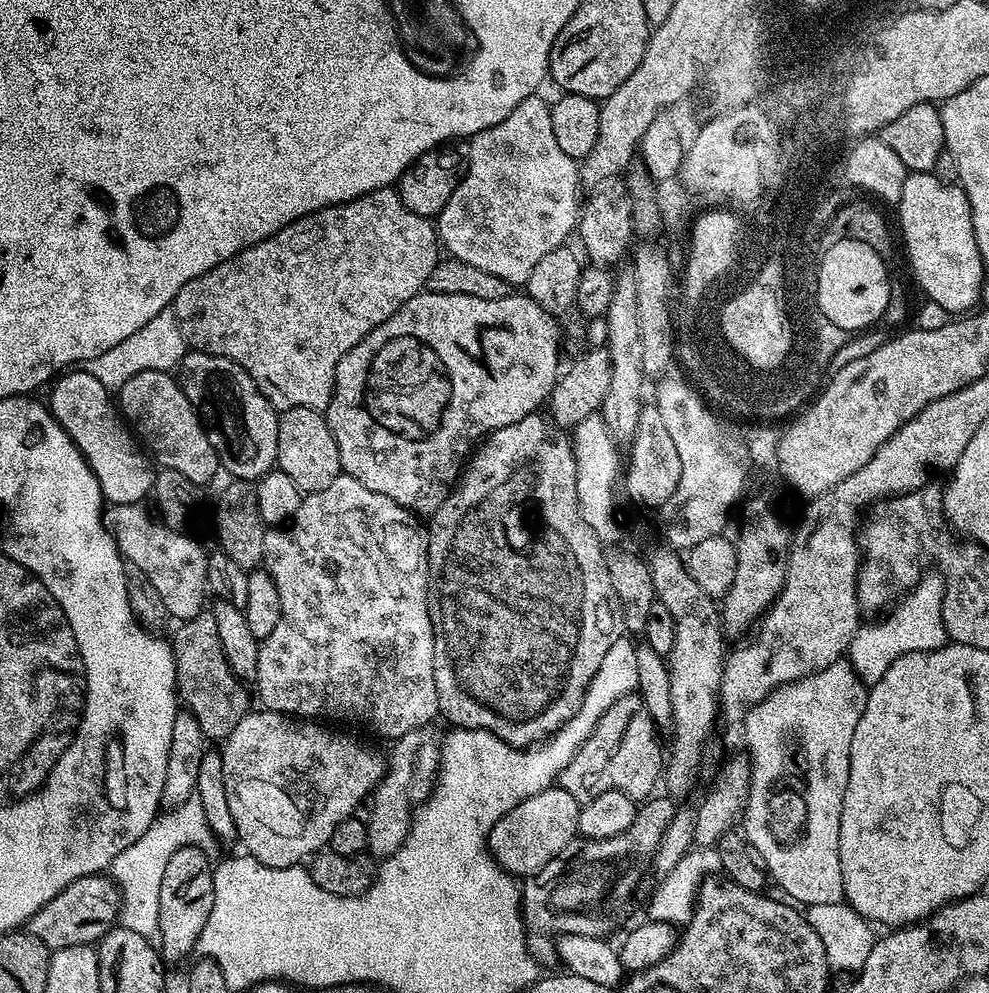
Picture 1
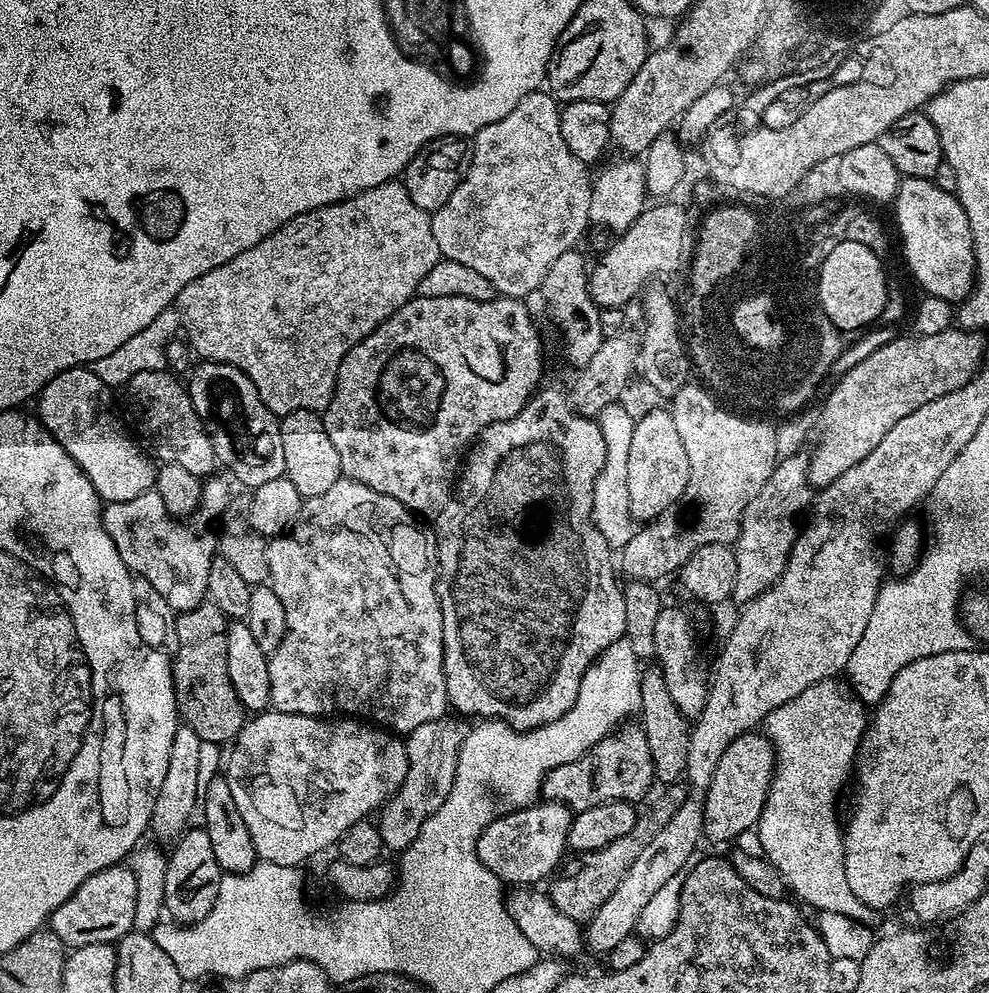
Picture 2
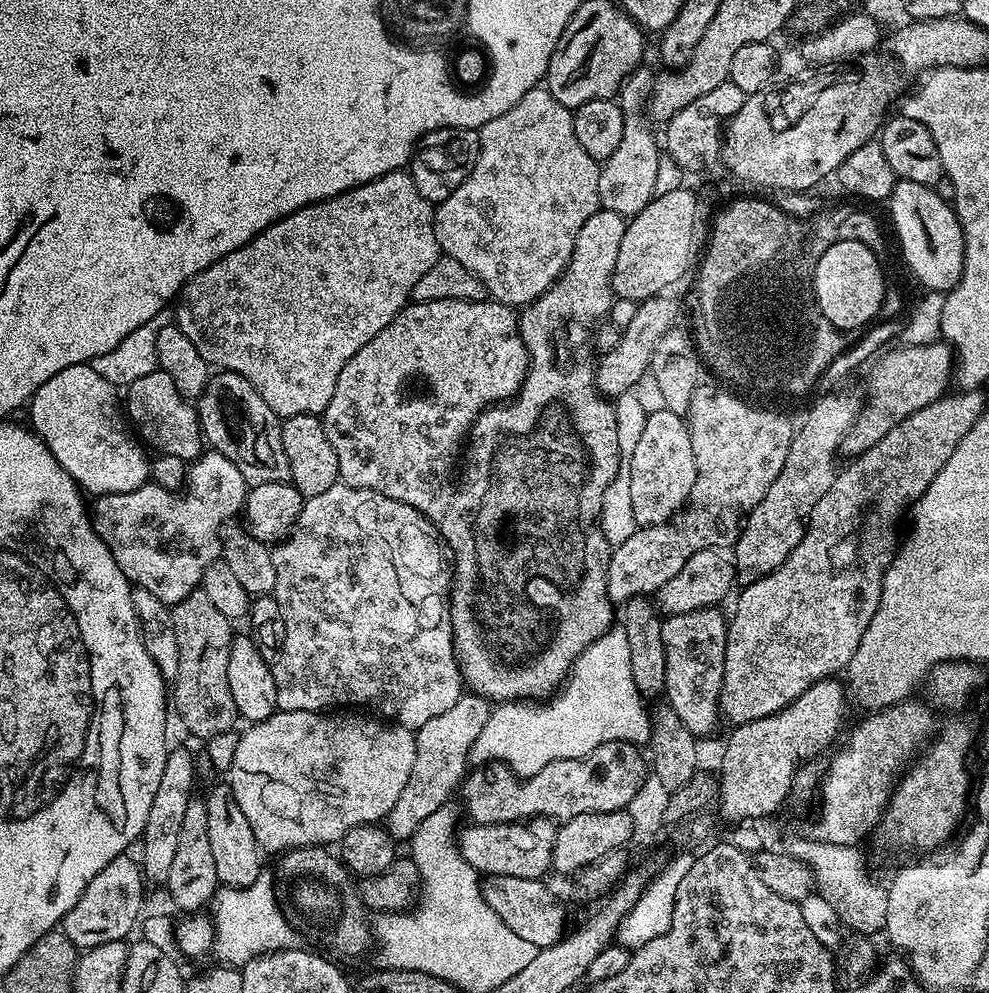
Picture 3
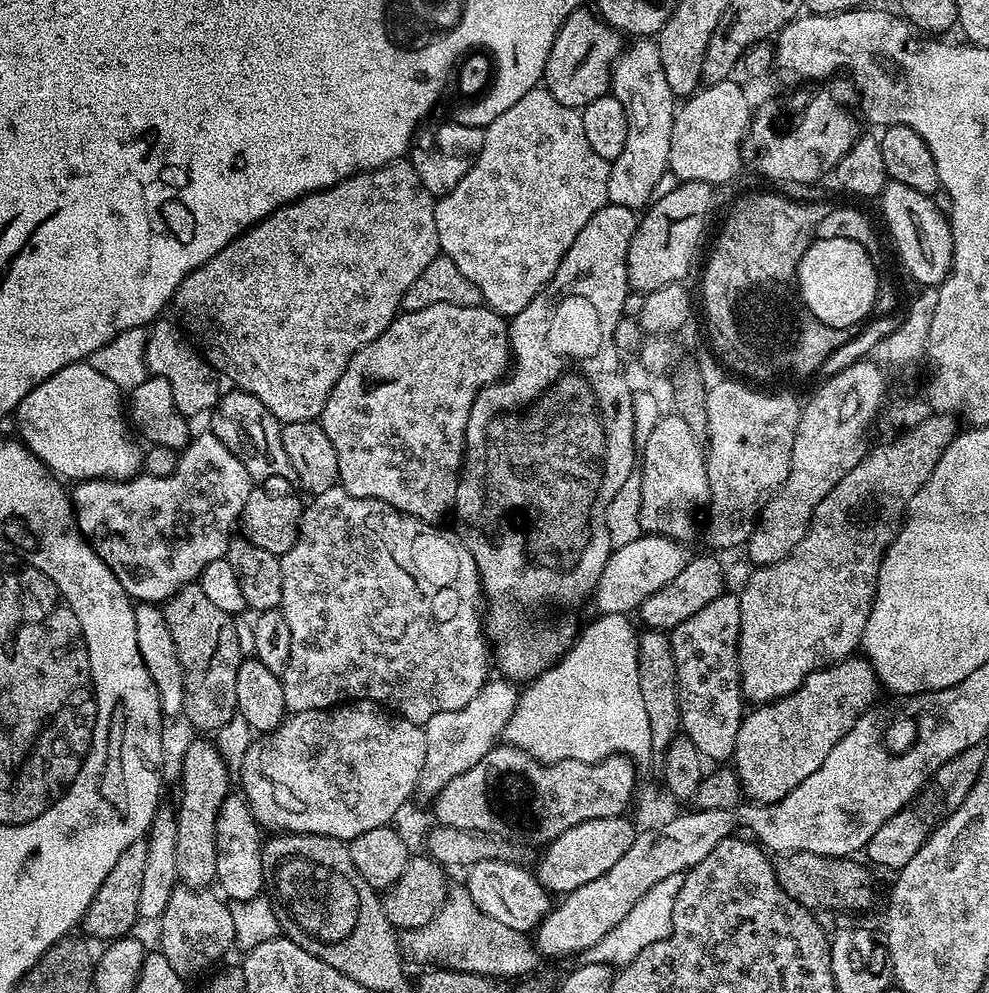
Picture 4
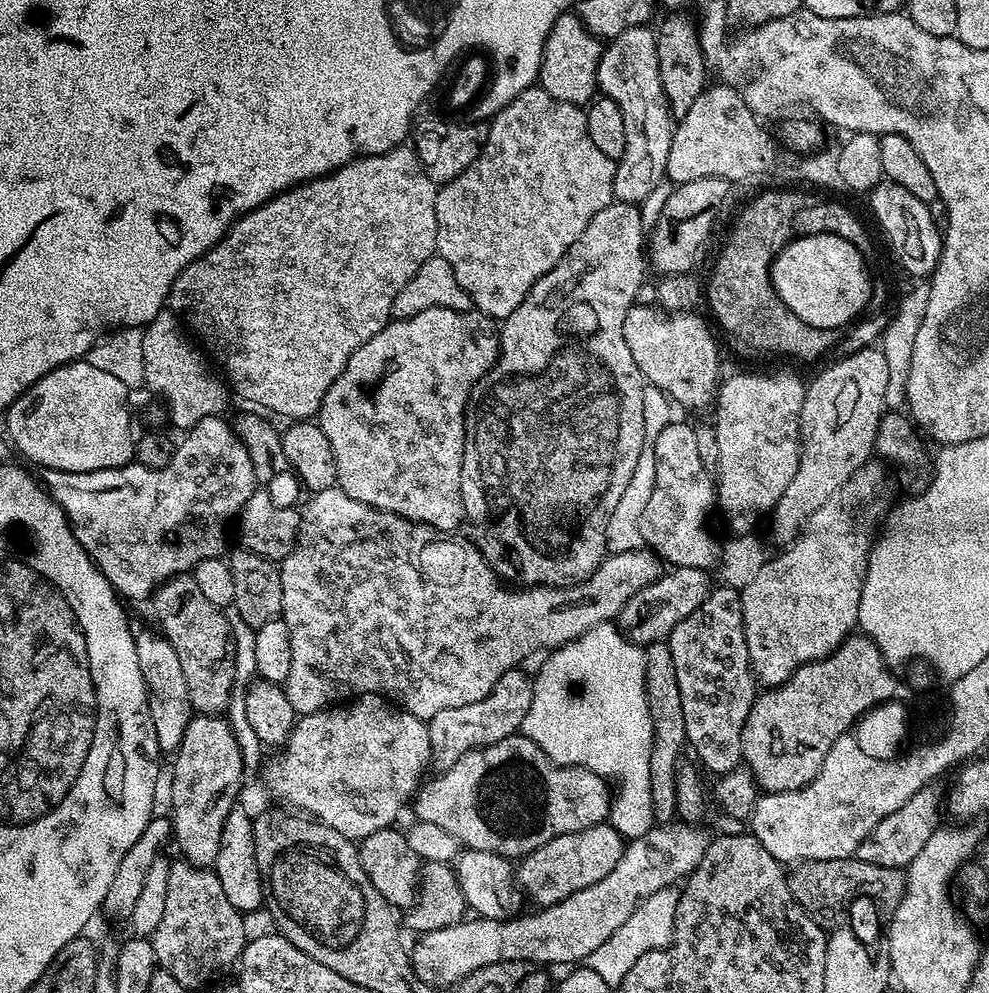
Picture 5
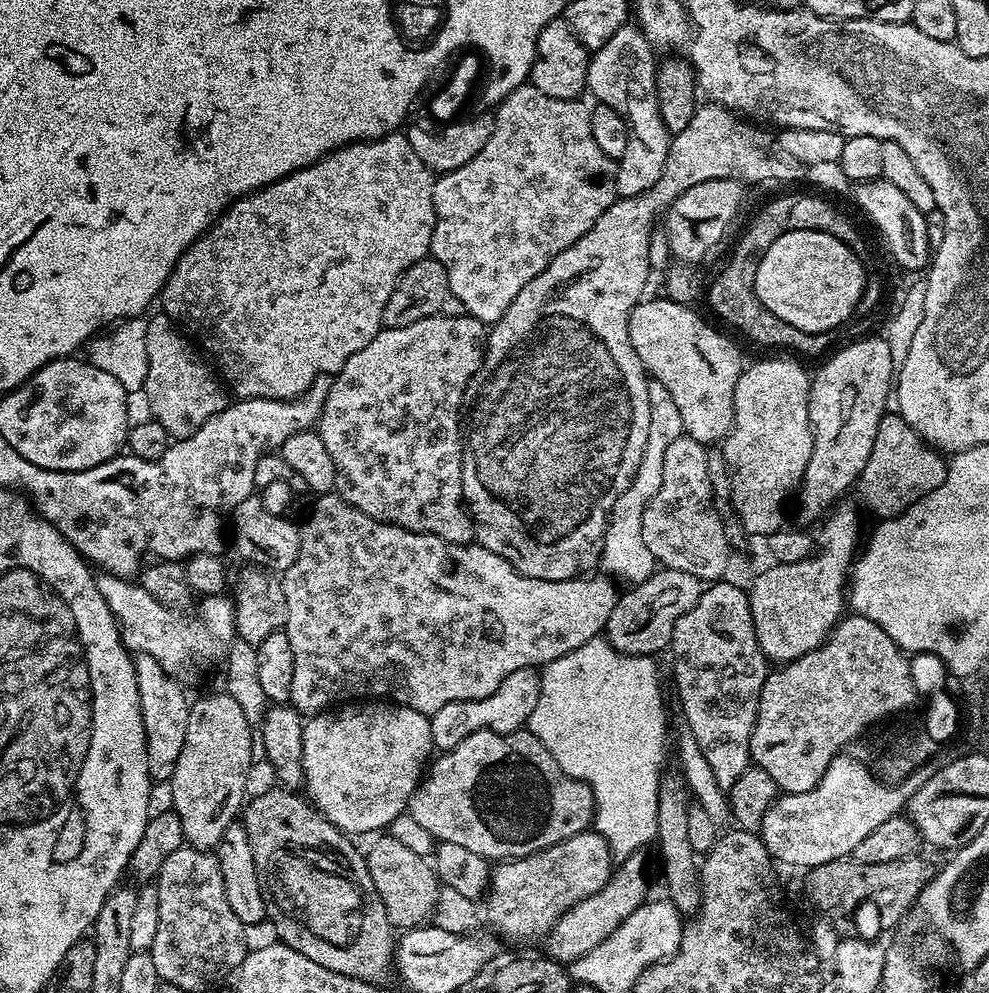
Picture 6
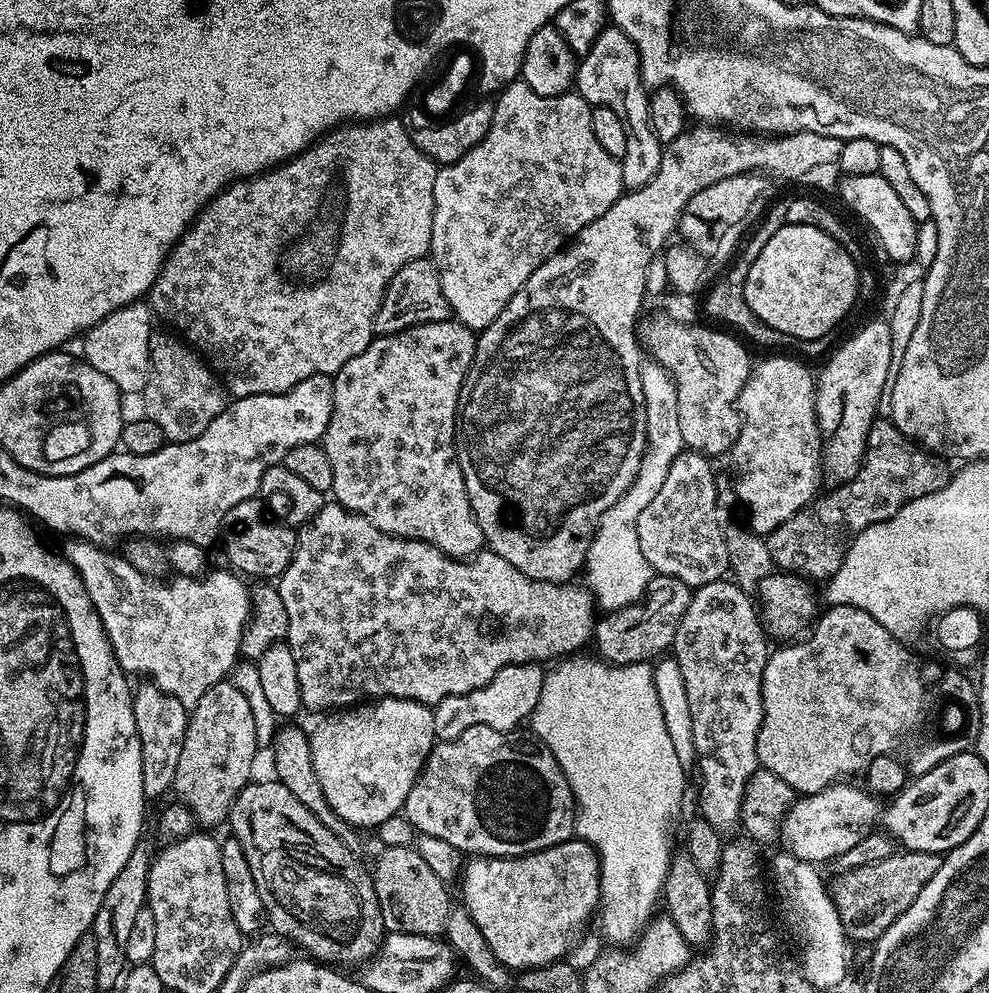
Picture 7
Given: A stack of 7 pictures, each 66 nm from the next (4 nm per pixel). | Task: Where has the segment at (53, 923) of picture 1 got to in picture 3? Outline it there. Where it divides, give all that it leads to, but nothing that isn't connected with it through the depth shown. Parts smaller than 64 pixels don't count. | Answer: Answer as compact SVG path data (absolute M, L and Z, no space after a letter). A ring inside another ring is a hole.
M125 854L114 858L106 870L98 870L82 890L82 898L64 915L62 930L78 950L102 946L102 942L127 941L128 935L141 923L146 881L141 865Z

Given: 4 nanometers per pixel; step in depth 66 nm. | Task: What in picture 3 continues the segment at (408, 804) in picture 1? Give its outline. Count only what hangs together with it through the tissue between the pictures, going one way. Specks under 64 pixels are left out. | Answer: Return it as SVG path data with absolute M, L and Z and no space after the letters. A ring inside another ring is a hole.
M464 694L457 704L446 710L446 714L438 714L438 718L430 718L426 726L415 729L414 770L410 770L406 787L386 817L386 827L393 840L411 841L418 826L422 826L422 822L426 822L426 818L430 818L434 810L445 807L451 801L448 799L451 798L452 791L461 787L469 771L474 738L482 734L482 726L486 726L489 711L489 701L484 697Z

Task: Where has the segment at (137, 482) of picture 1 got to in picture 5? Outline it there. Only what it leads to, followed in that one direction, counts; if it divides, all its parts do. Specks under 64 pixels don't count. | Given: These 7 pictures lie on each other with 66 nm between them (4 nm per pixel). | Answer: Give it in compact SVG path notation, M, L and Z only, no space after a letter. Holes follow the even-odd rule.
M81 358L73 360L71 364L64 364L61 368L50 370L50 374L41 376L38 382L31 384L23 394L9 406L6 413L8 419L7 439L10 441L11 447L16 448L29 460L29 465L37 464L40 470L53 468L54 470L66 470L67 472L89 472L90 470L102 470L103 468L120 468L123 464L133 463L136 454L136 445L134 443L134 435L132 436L132 420L128 417L130 408L128 406L129 389L122 382L118 382L118 378L106 374L102 370L98 370L98 366L90 366L87 359Z

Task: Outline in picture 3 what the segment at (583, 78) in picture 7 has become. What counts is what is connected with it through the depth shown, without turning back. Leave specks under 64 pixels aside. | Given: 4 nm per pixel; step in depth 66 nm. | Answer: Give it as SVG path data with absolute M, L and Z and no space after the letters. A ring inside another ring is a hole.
M641 66L632 72L621 86L618 103L624 111L622 142L618 142L618 150L614 150L614 154L610 154L610 158L601 163L598 174L598 198L601 209L625 218L637 216L656 195L654 181L658 175L662 148L658 143L657 133L655 136L648 129L649 121L646 119L645 112L648 101L652 98L653 79L654 72L651 72L647 66Z

